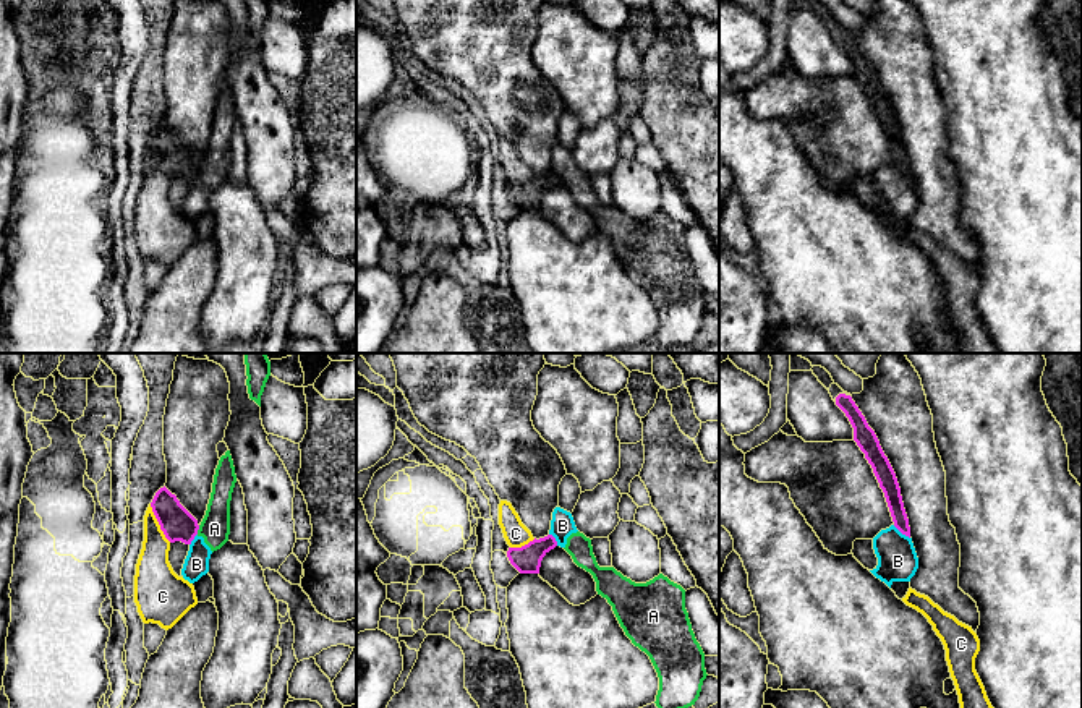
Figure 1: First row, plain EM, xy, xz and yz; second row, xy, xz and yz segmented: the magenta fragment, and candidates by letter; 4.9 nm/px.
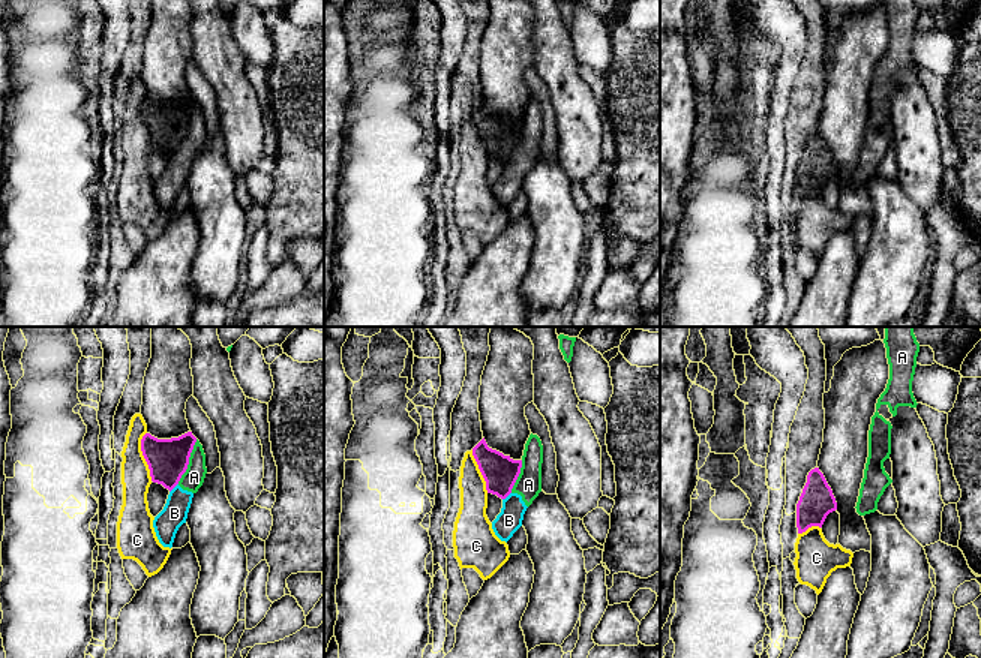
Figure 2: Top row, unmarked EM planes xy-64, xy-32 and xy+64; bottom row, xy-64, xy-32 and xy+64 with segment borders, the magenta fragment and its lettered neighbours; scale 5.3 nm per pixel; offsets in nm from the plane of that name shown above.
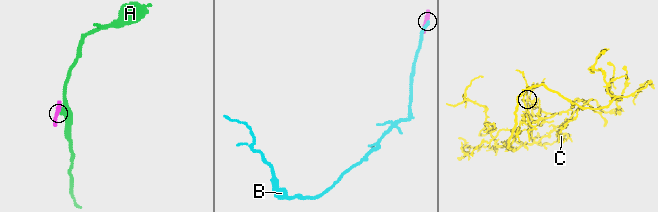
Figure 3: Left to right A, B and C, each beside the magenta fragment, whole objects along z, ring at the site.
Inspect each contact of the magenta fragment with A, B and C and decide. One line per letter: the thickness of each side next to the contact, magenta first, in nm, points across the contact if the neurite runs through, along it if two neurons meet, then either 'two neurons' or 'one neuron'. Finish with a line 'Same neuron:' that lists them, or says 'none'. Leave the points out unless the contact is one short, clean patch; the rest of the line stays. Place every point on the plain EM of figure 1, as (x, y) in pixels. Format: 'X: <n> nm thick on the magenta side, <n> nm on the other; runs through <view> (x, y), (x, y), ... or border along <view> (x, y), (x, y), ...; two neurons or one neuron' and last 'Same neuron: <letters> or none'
A: 160 nm thick on the magenta side, 150 nm on the other; border along xy (200, 162), (196, 170); two neurons
B: 90 nm thick on the magenta side, 200 nm on the other; border along yz (893, 162), (909, 175); two neurons
C: 160 nm thick on the magenta side, 190 nm on the other; two neurons
Same neuron: none

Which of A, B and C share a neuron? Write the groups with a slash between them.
A B / C

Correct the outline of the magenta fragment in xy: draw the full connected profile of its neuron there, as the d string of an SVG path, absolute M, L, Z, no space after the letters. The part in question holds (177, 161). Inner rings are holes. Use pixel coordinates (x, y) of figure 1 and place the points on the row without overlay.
M165 123L160 125L152 139L152 149L170 180L181 178L191 181L198 172L198 157L180 141L175 131Z

